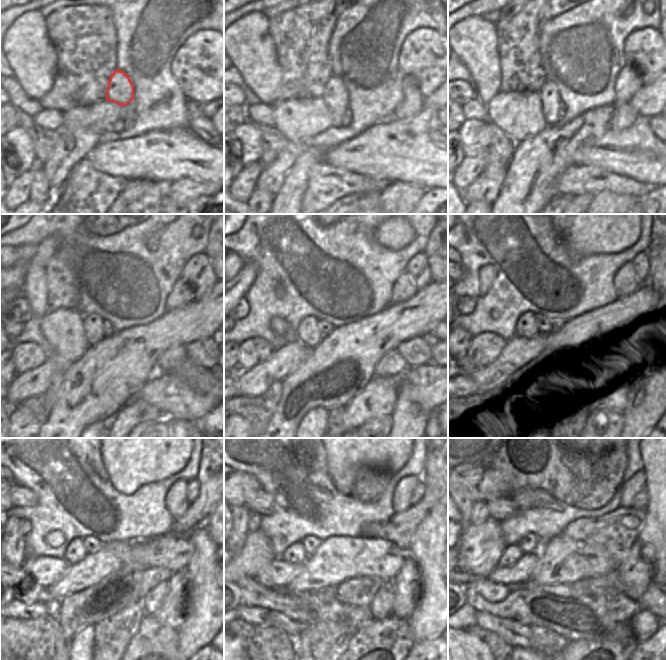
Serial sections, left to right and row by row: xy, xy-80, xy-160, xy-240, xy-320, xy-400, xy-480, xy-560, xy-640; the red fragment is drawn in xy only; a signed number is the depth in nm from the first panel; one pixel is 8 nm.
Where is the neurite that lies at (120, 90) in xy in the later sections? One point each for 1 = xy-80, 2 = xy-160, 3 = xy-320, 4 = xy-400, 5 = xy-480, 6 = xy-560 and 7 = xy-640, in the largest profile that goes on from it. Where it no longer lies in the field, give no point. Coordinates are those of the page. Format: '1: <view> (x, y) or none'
1: xy-80 (335, 91)
2: xy-160 (549, 94)
3: xy-320 (308, 333)
4: xy-400 (526, 327)
5: xy-480 (75, 552)
6: xy-560 (296, 553)
7: xy-640 (512, 553)

